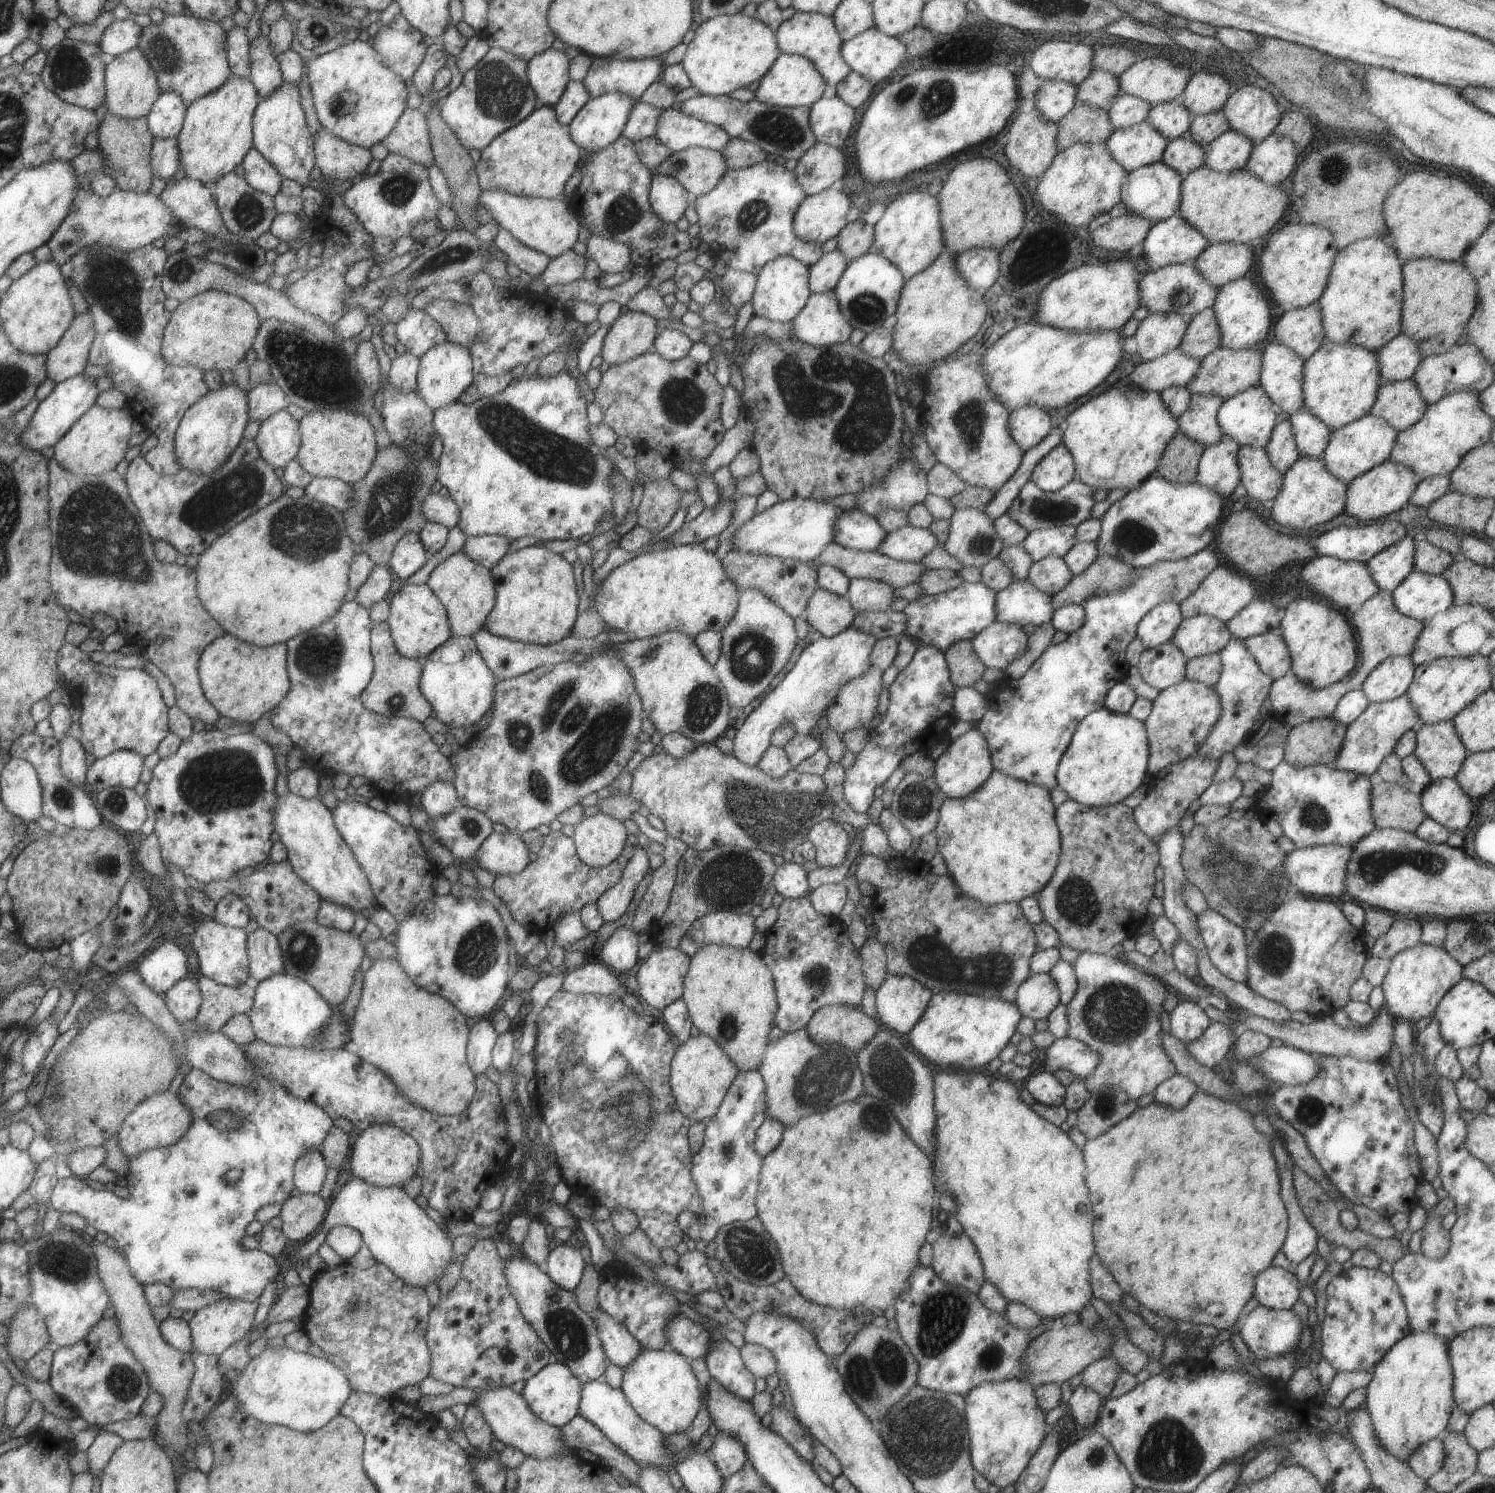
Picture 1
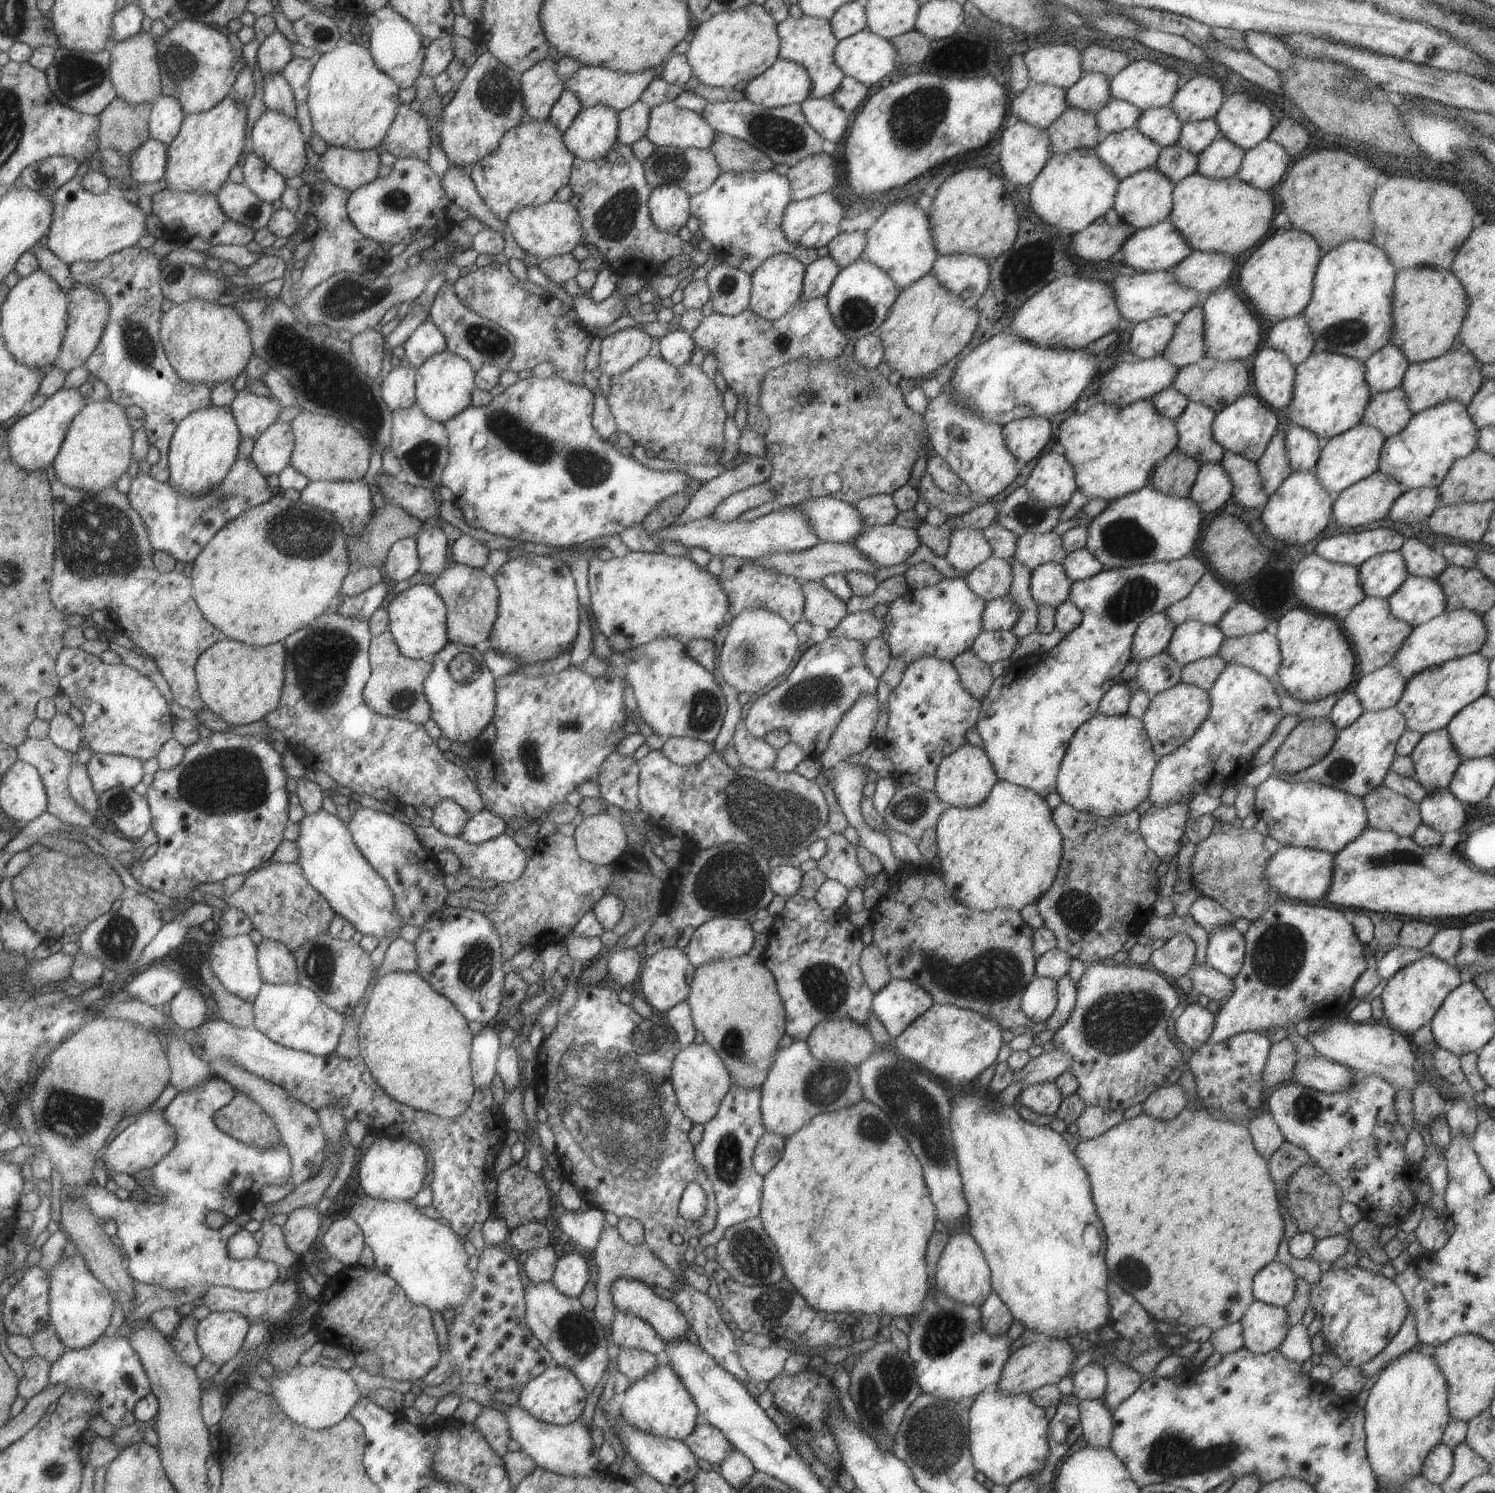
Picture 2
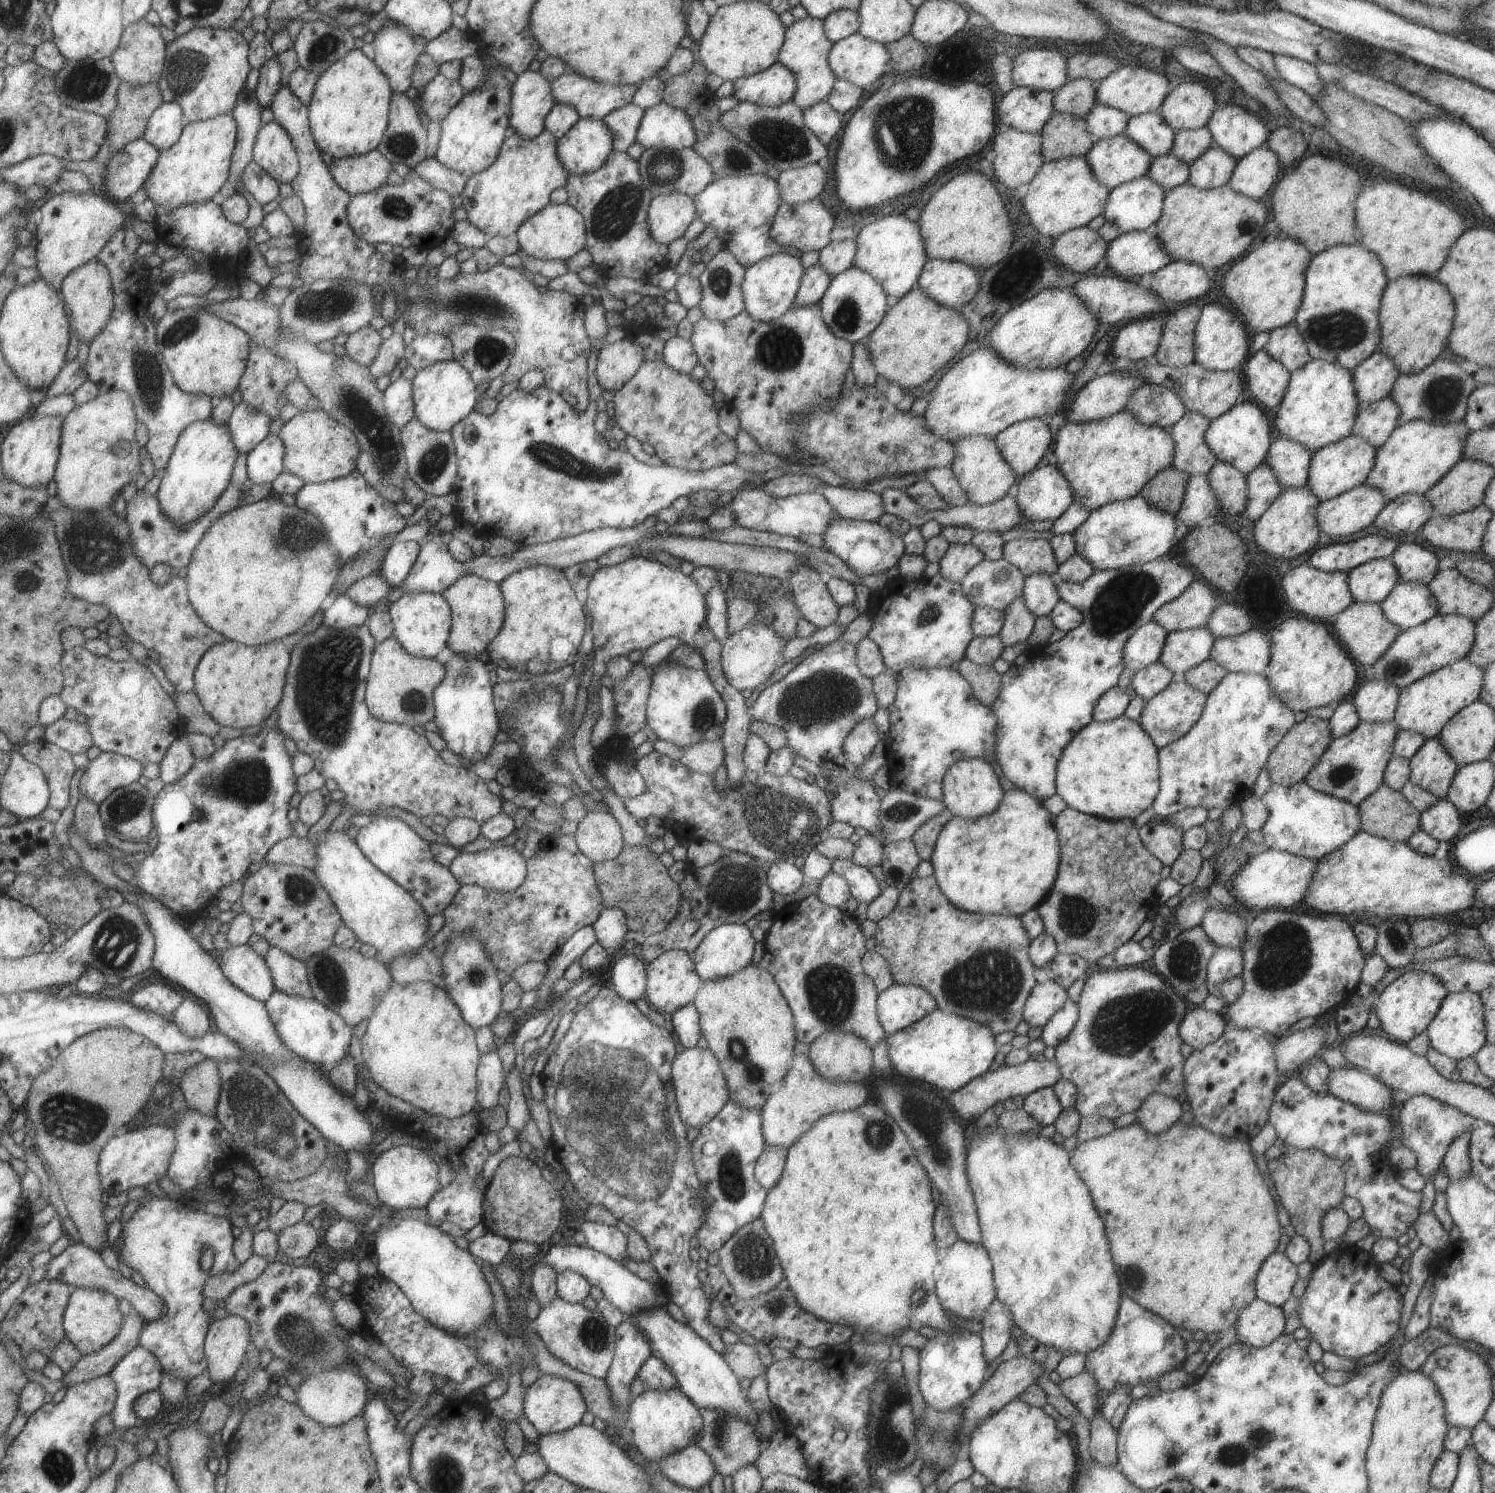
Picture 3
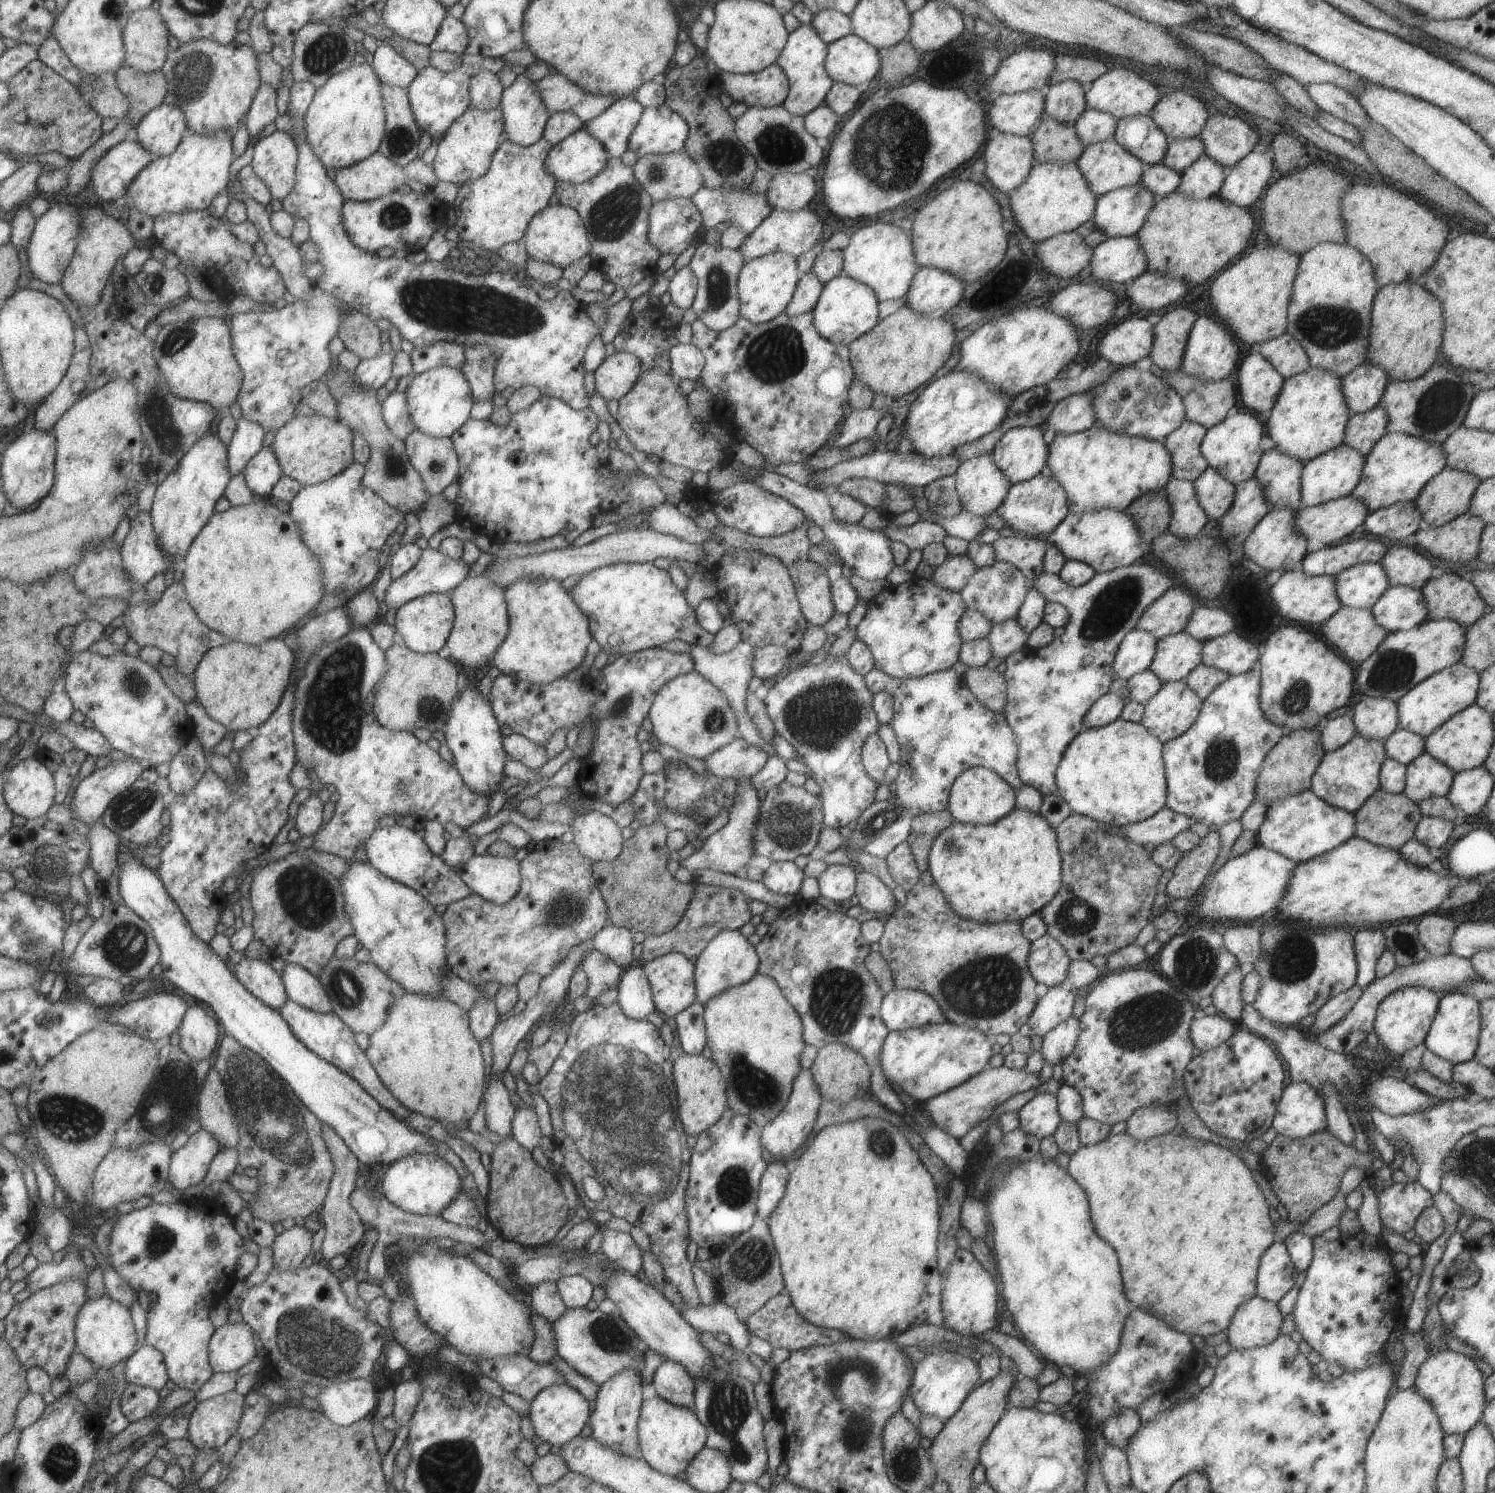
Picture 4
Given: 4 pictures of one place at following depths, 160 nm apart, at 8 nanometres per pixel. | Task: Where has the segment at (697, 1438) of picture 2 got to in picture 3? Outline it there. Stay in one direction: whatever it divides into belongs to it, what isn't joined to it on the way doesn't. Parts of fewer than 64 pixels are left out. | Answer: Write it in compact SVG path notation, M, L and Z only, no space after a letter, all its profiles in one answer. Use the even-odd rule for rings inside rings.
M701 1407L699 1412L702 1418L703 1434L700 1436L697 1446L709 1455L717 1473L721 1476L732 1477L735 1471L753 1464L762 1448L758 1436L745 1421L736 1419L735 1415L730 1415L727 1411Z

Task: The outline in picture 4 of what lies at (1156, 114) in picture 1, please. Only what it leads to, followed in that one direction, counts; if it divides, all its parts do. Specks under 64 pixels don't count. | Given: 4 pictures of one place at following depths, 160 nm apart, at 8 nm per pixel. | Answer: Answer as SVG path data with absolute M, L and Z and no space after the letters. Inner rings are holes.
M1150 114L1131 115L1116 122L1113 139L1143 165L1161 163L1168 138L1157 128Z

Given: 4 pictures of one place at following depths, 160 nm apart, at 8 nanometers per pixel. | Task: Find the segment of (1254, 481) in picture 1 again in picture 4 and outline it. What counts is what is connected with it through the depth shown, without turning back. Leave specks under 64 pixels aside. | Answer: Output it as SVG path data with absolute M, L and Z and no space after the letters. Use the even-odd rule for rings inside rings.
M1209 466L1192 482L1196 500L1208 520L1217 520L1231 506L1235 487Z

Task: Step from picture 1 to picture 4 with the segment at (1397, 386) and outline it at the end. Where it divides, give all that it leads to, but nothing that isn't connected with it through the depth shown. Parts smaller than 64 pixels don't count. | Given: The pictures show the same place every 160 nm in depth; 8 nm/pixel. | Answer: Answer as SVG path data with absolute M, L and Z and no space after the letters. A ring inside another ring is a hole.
M1379 405L1351 415L1345 425L1342 443L1367 456L1375 442L1386 433L1386 426L1387 415Z

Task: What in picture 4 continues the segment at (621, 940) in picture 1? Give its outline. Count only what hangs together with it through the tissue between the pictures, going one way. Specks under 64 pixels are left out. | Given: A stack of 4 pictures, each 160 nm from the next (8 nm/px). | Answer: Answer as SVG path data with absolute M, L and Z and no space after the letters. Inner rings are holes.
M639 962L624 969L616 989L616 1000L628 1019L640 1021L656 1010L650 984Z

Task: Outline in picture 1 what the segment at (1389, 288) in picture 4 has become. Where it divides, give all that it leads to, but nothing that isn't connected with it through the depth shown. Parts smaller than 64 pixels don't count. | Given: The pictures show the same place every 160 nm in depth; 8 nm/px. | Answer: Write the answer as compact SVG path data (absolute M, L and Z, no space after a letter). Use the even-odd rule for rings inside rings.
M1412 258L1404 262L1402 272L1401 330L1419 346L1421 357L1447 352L1461 336L1468 318L1477 306L1477 286L1461 262Z

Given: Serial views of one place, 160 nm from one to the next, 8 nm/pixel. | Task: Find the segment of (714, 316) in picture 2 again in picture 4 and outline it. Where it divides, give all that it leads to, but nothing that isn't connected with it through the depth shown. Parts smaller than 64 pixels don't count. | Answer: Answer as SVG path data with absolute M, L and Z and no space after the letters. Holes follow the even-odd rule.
M810 312L794 317L788 317L785 313L781 313L775 316L775 318L761 324L750 323L749 320L739 317L735 321L735 324L722 331L712 331L699 319L695 319L690 324L690 327L692 330L690 343L701 351L704 358L703 370L699 379L701 379L703 386L710 392L713 398L715 419L718 422L729 424L729 428L733 430L733 438L735 440L747 442L753 450L761 454L764 462L770 465L801 463L805 458L808 459L824 449L824 445L836 429L837 423L844 418L843 406L848 403L848 390L850 389L854 376L849 362L849 349L845 345L833 344L821 338L813 326Z

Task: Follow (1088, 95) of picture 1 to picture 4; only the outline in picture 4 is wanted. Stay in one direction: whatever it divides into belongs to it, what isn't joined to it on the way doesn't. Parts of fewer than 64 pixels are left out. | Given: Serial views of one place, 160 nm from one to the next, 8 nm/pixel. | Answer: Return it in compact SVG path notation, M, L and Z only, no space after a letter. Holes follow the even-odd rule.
M1064 80L1044 89L1044 114L1059 122L1073 125L1086 109L1086 86L1074 80Z

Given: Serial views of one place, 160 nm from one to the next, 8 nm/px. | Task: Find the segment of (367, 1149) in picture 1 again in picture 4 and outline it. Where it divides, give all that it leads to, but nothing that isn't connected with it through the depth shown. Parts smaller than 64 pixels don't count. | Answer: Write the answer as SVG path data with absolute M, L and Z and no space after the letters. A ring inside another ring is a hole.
M436 1154L409 1155L383 1168L382 1194L396 1207L414 1215L439 1215L462 1190L457 1172Z

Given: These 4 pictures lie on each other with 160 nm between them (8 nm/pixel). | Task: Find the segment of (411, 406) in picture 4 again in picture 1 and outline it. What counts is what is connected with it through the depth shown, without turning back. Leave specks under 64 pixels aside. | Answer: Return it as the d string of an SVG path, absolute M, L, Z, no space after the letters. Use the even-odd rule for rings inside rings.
M446 340L441 344L433 345L419 359L415 391L432 411L455 403L463 390L472 382L472 356L470 352L451 341Z

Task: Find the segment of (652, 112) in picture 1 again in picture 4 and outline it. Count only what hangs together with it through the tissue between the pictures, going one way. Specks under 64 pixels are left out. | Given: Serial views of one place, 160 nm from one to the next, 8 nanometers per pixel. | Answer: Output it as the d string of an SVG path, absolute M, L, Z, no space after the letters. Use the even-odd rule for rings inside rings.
M632 96L615 99L603 112L584 124L607 151L608 158L619 157L628 149L627 139L642 113L642 106Z

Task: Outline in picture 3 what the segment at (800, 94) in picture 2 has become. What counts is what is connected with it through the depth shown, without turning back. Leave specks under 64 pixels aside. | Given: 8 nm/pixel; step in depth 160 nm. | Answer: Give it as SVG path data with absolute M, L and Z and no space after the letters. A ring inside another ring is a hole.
M775 61L769 68L754 75L732 81L732 96L739 103L750 102L759 107L778 107L795 92L795 77L781 63Z

